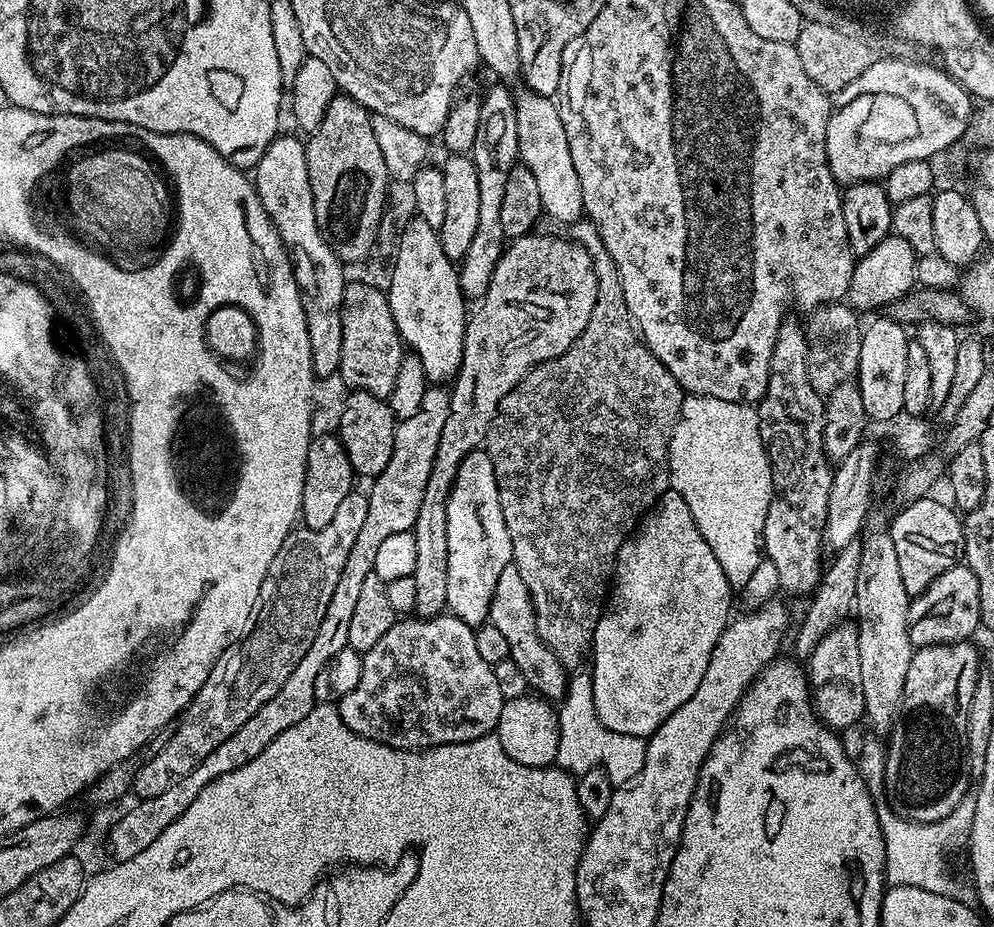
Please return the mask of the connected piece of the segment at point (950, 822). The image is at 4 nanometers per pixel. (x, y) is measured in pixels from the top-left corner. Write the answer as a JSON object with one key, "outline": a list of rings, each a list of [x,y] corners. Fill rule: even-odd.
{"outline":[[[972,794],[964,795],[957,799],[956,804],[946,814],[946,818],[938,822],[907,820],[892,810],[891,803],[877,803],[876,813],[878,822],[882,826],[882,838],[886,846],[884,874],[889,885],[918,886],[922,890],[930,890],[934,894],[943,896],[954,896],[965,902],[973,899],[973,889],[964,888],[963,882],[956,880],[955,874],[948,869],[948,855],[959,844],[961,847],[967,841],[974,822],[976,797]]]}

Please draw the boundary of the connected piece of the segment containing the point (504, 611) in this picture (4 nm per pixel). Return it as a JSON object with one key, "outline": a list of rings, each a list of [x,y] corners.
{"outline":[[[508,564],[506,570],[498,578],[498,586],[494,586],[494,598],[490,602],[488,620],[496,626],[509,646],[508,660],[516,663],[518,671],[524,675],[524,680],[529,684],[533,693],[539,694],[549,702],[563,701],[568,693],[569,673],[563,662],[542,642],[542,638],[536,632],[536,615],[530,598],[530,590],[526,590],[526,581],[516,564]]]}

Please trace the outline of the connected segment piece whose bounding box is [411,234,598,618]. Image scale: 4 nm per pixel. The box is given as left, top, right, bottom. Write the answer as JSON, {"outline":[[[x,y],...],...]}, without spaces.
{"outline":[[[536,235],[519,236],[505,247],[504,255],[492,271],[490,286],[478,301],[480,309],[473,311],[468,317],[460,369],[456,371],[456,378],[450,384],[450,414],[446,414],[442,439],[438,442],[438,454],[434,456],[434,467],[430,470],[430,482],[426,482],[422,507],[418,510],[418,518],[411,530],[415,543],[412,575],[415,587],[414,606],[415,615],[420,618],[441,615],[448,606],[446,582],[450,571],[450,545],[446,539],[446,502],[450,498],[458,466],[462,466],[462,458],[477,451],[487,441],[496,407],[502,402],[502,398],[506,398],[506,394],[510,394],[510,390],[518,386],[518,382],[522,382],[522,378],[526,378],[530,369],[566,354],[566,350],[574,346],[582,330],[586,330],[586,322],[590,322],[590,310],[594,310],[594,302],[598,298],[598,282],[588,251],[563,235]]]}

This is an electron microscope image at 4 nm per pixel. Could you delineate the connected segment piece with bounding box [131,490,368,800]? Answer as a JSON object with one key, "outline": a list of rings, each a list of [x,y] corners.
{"outline":[[[354,490],[342,498],[334,518],[322,526],[322,530],[300,526],[289,532],[260,587],[262,607],[251,632],[217,658],[206,682],[202,682],[198,694],[171,729],[172,737],[157,747],[155,756],[145,759],[131,789],[139,799],[158,798],[158,794],[170,790],[174,782],[182,782],[190,770],[202,766],[230,734],[238,734],[238,730],[282,690],[294,666],[302,662],[306,650],[314,643],[322,618],[326,618],[326,606],[330,606],[334,586],[338,586],[338,574],[342,574],[342,566],[346,566],[346,558],[362,531],[367,510],[367,495]]]}

